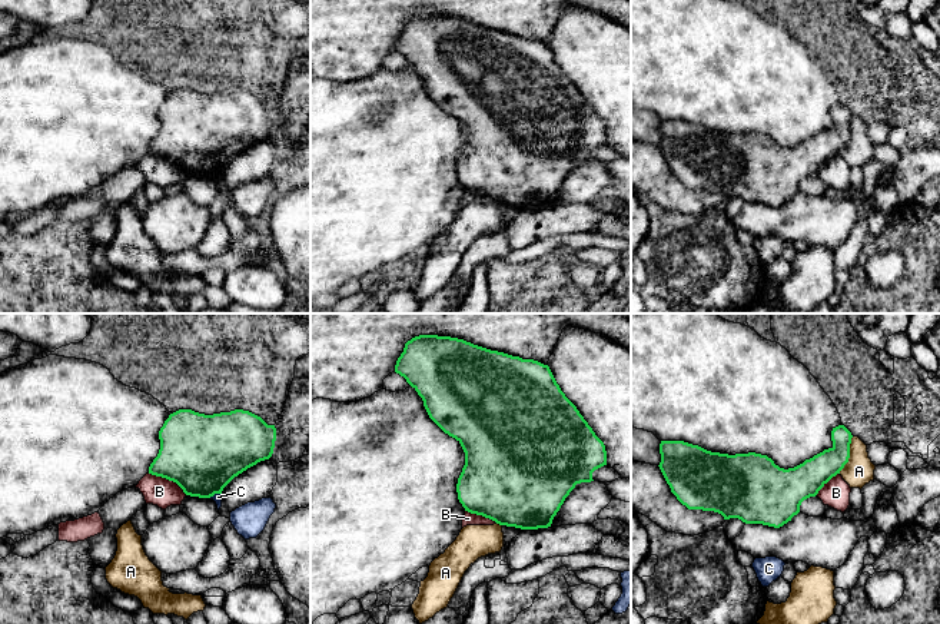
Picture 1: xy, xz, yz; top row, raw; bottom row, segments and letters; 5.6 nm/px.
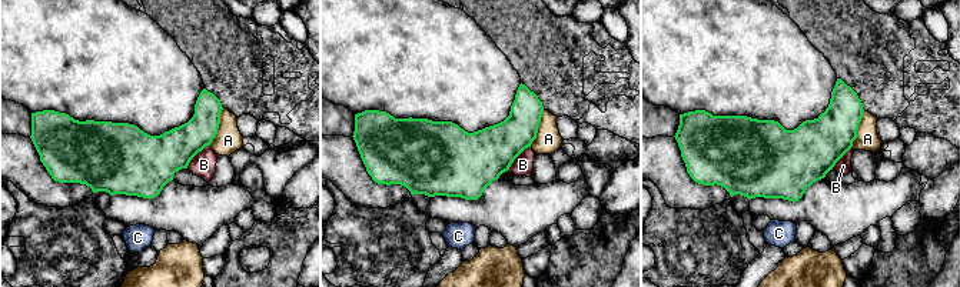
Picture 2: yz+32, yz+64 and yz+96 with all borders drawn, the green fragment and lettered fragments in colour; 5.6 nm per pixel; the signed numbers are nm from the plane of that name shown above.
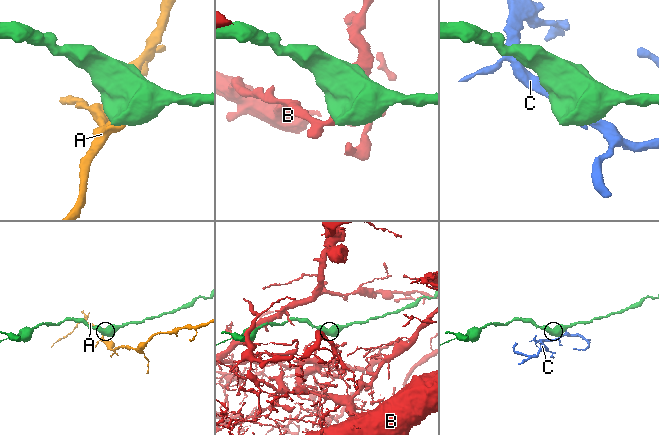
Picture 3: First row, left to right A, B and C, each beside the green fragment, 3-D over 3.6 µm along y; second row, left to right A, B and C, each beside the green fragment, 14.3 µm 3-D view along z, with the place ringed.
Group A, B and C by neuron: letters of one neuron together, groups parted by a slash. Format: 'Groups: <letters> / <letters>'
Groups: A / B / C

